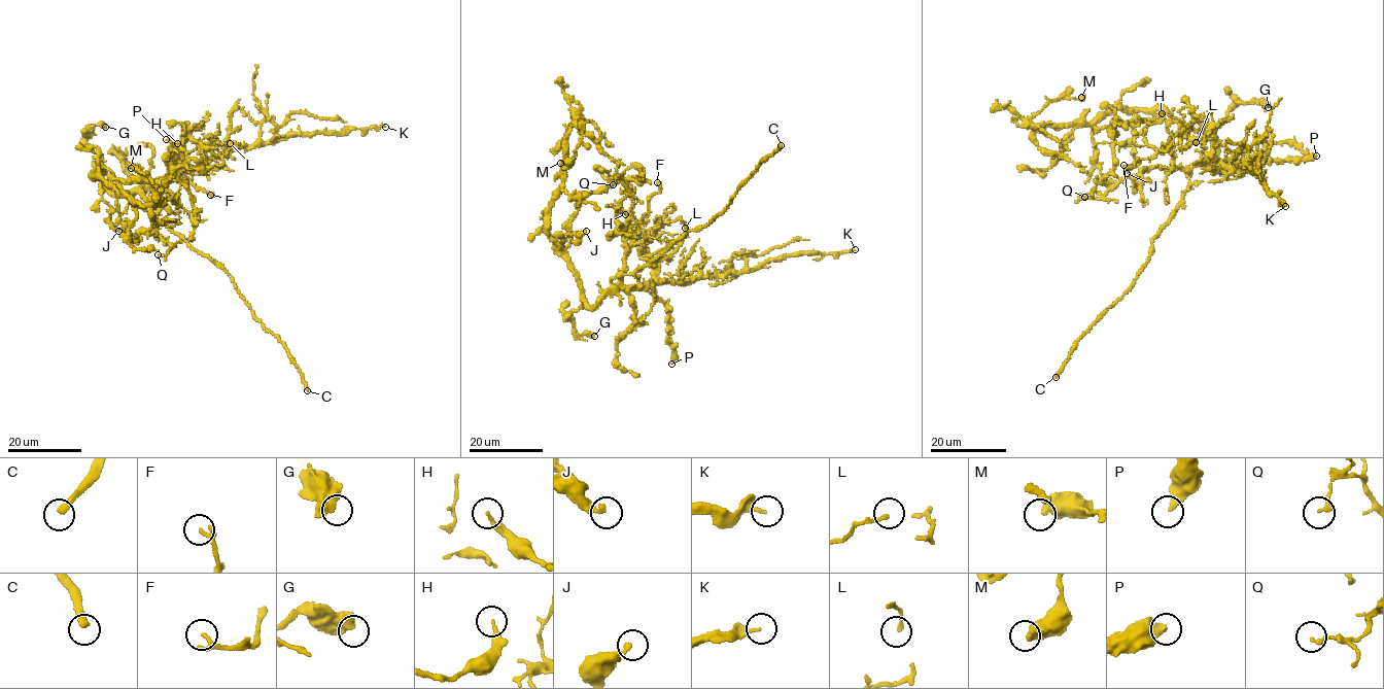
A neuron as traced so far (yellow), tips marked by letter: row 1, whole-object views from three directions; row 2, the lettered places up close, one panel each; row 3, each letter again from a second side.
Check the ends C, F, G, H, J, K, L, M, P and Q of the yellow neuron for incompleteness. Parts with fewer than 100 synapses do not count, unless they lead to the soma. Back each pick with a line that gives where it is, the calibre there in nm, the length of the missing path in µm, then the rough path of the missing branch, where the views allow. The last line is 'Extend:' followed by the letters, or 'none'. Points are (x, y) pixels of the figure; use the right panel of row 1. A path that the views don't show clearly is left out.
C: place (1056, 377); calibre 340 nm; missing 90 µm
Extend: C

